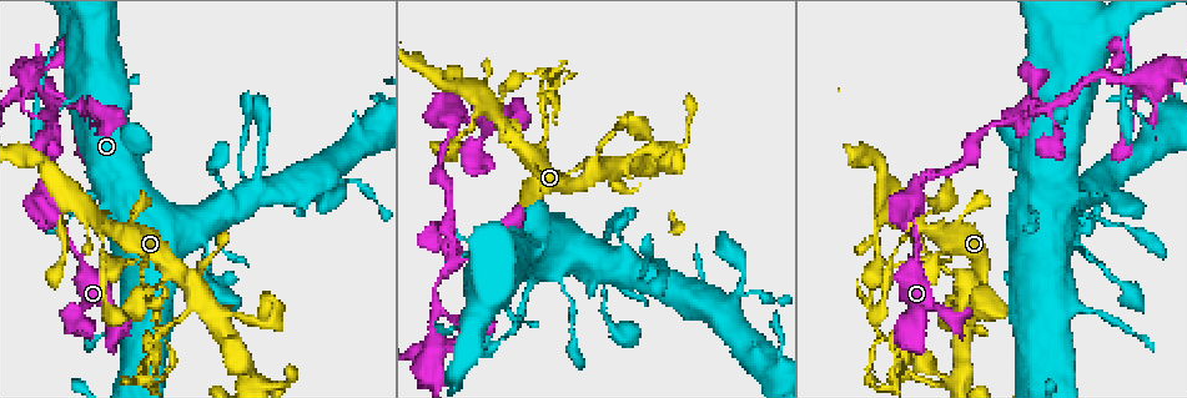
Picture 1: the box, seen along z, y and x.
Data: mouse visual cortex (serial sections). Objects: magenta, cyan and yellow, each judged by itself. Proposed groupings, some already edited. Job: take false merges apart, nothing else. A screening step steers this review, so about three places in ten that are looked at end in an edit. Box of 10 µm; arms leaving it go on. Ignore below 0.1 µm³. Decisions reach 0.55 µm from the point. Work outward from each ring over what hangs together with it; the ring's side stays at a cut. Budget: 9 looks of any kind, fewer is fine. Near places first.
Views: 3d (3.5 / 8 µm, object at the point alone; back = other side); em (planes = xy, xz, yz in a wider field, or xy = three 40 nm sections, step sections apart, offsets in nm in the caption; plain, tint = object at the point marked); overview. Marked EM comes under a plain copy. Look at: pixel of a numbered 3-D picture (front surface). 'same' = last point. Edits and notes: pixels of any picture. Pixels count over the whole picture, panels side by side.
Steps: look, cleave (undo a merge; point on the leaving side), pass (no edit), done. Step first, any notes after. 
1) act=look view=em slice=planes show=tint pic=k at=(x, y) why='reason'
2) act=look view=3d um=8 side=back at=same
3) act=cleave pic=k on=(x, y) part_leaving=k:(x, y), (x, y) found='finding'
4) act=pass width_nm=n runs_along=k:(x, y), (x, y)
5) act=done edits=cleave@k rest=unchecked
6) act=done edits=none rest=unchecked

act=look view=3d um=3.5 pic=1 at=(941, 261) why='sharp bend'

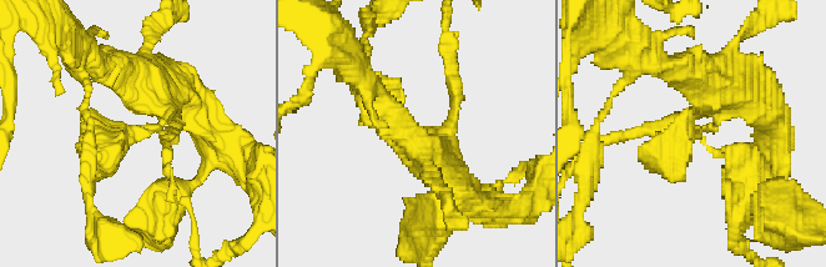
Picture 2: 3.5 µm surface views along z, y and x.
act=look view=em slice=xy step=1 show=tint pic=2 at=(126, 129) why='need the tissue'

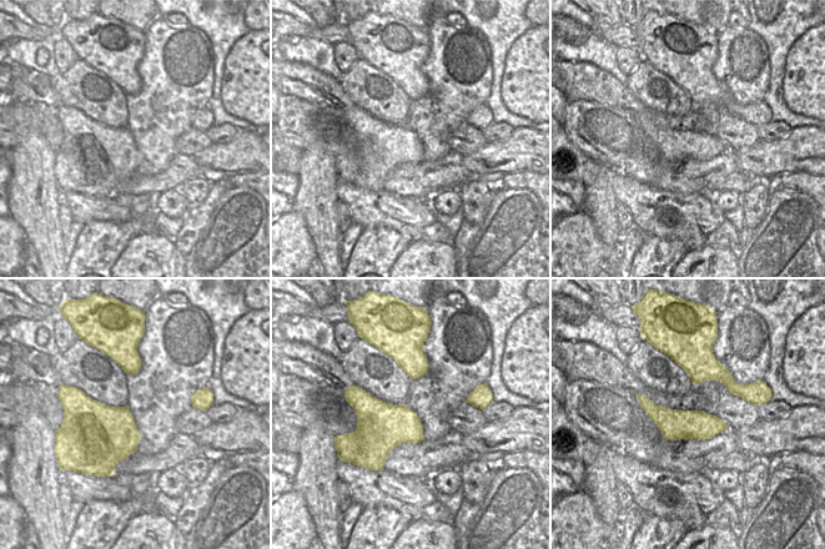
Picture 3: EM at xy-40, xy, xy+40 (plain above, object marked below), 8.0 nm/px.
act=pass found='all the same cell'

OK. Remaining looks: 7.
act=look view=em slice=xy step=3 show=tint pic=1 at=(151, 298) why='narrows sharply'

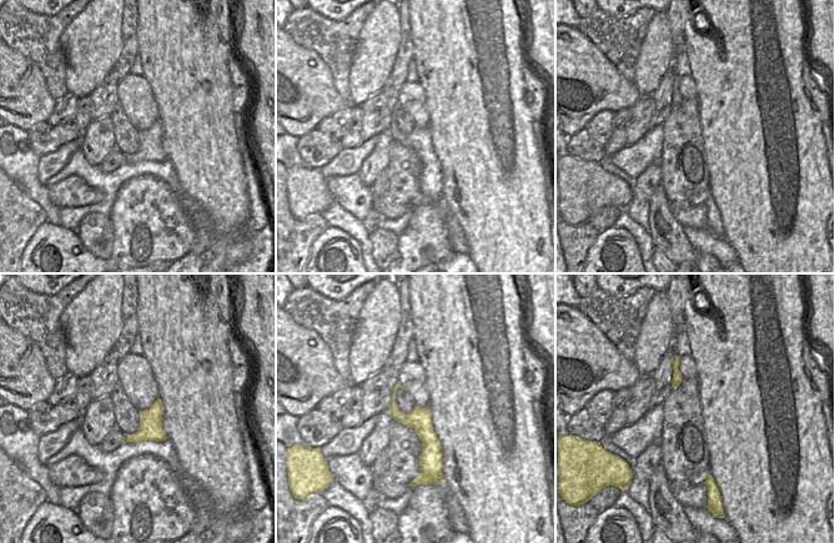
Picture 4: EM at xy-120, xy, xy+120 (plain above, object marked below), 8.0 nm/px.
act=look view=3d um=3.5 at=same why='see where the arms go'

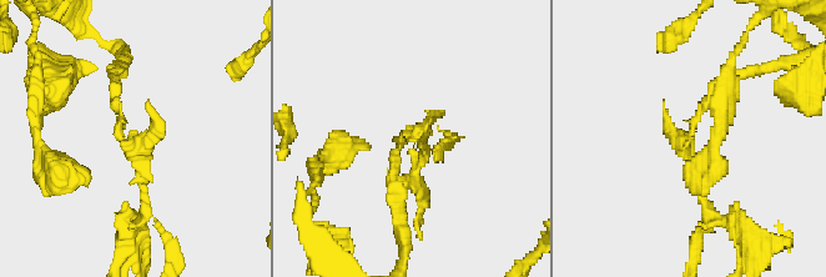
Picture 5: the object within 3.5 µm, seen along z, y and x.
act=cleave pic=5 on=(130, 150) part_leaving=5:(121, 114), (140, 151), (144, 213), (136, 221) found='a second cell is stuck on'

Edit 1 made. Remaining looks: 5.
act=look view=overview

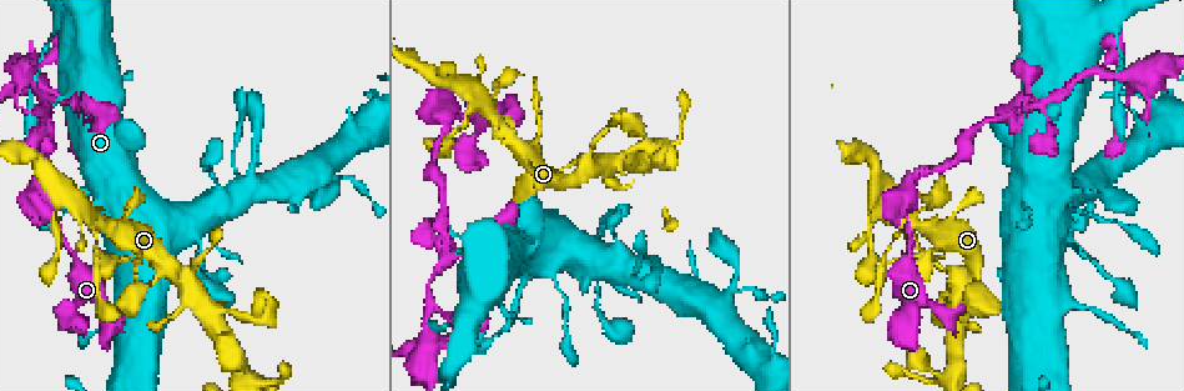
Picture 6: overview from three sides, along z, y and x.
act=look view=3d um=8 pic=6 at=(1049, 98) why='four arms meet'

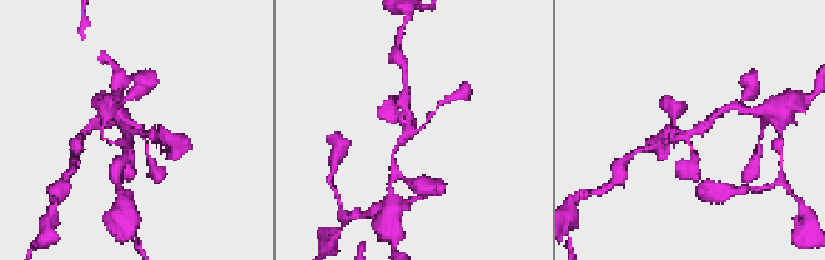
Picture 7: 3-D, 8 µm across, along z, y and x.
act=look view=3d um=3.5 side=back at=same why='closer look'

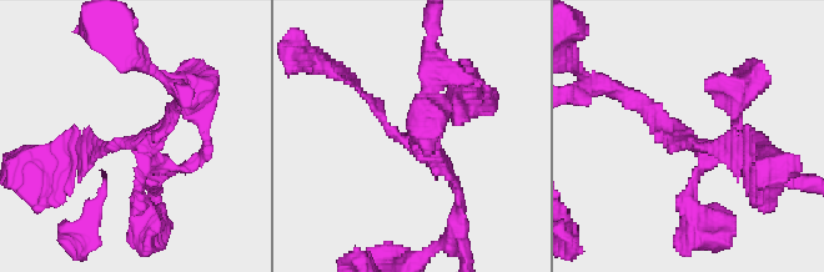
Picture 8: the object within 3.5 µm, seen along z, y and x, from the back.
act=look view=em slice=xy step=2 show=tint pic=8 at=(145, 146) arms=4 arm_widths_nm=150,150,150,200 why='need the tissue'

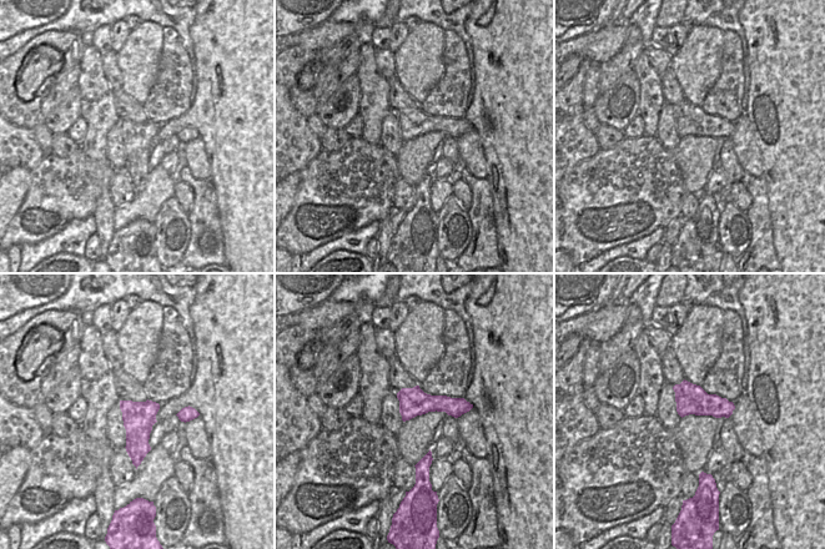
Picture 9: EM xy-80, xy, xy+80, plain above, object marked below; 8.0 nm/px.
act=pass runs_along=8:(763, 166), (671, 140), (638, 101) found='all the same cell'

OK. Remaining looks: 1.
act=look view=3d um=3.5 pic=6 at=(250, 180) why='calibre changes'

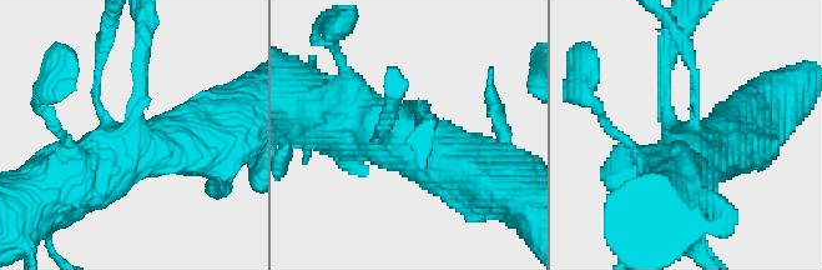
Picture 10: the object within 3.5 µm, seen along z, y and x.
act=pass runs_along=10:(333, 118), (422, 140), (475, 176) found='all the same cell'

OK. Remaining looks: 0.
act=done edits=cleave@5 rest=unchecked

